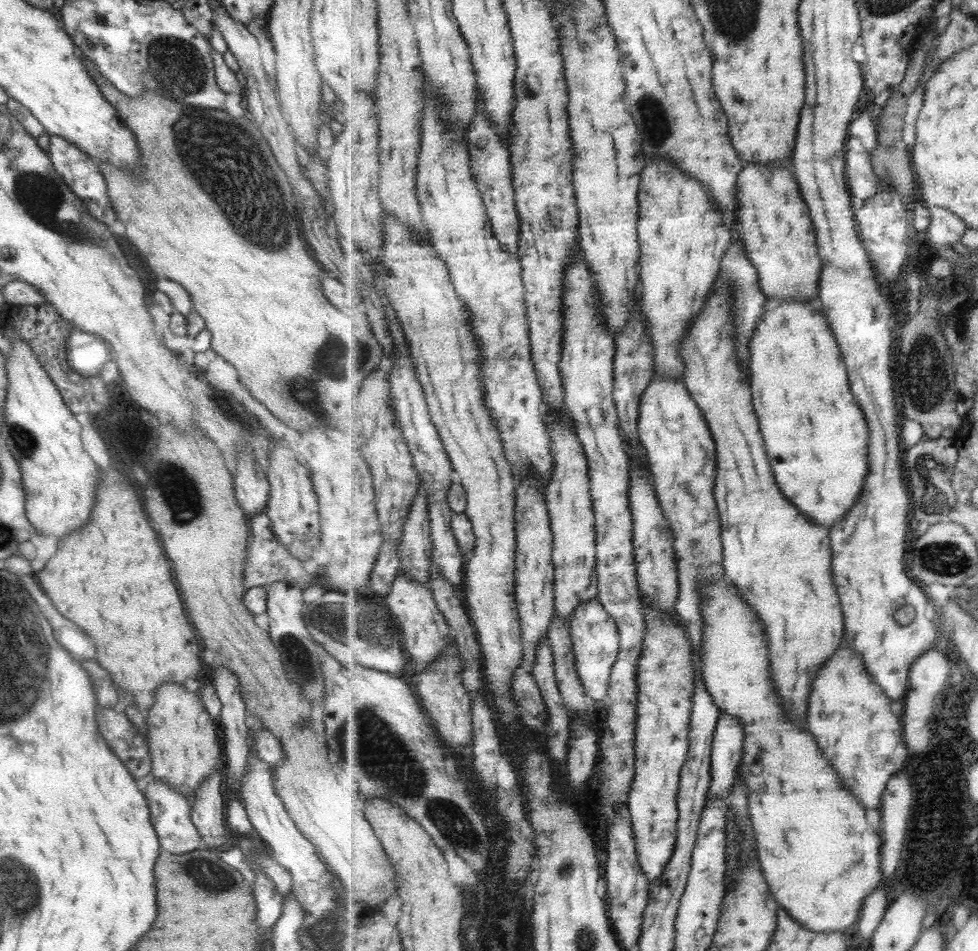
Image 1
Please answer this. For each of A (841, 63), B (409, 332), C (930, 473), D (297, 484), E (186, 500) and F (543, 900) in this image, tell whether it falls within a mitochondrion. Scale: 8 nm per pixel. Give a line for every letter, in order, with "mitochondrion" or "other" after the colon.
A: other
B: other
C: mitochondrion
D: other
E: mitochondrion
F: other

